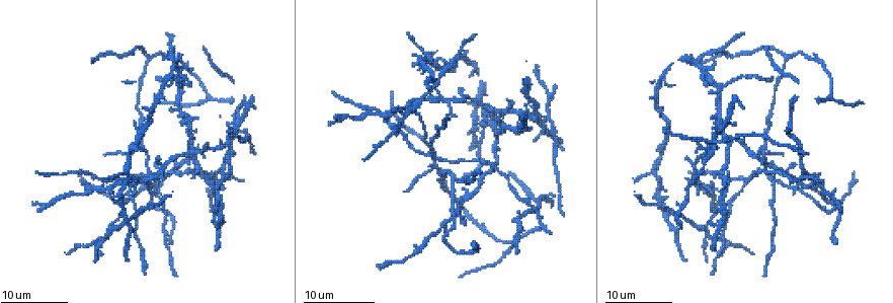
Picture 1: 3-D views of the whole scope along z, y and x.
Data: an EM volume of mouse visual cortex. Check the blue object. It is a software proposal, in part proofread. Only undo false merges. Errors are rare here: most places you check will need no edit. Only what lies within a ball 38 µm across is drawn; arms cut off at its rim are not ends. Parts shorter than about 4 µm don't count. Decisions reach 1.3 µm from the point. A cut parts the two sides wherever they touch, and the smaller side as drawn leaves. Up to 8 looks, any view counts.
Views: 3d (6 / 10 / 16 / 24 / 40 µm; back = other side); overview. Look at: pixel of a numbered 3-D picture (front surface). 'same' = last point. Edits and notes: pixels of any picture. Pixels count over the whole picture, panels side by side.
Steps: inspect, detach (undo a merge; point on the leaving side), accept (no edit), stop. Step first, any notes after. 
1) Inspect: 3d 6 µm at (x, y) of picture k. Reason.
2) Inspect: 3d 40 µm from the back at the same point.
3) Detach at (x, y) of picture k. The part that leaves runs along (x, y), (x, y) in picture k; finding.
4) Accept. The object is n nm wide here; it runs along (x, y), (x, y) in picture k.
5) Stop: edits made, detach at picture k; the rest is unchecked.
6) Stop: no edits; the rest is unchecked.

Inspect: 3d 16 µm at (715, 144) of picture 1.

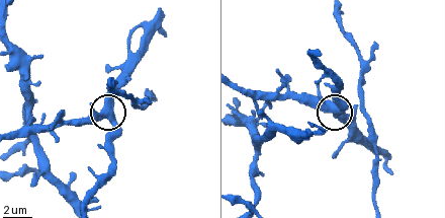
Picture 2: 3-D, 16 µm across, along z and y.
Inspect: 3d 6 µm at (112, 112) of picture 2. Zoom in.

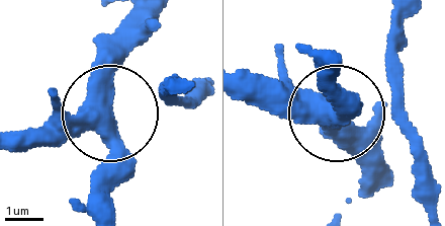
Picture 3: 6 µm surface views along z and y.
Accept. It runs along (13, 144), (52, 144), (106, 115), (116, 30) in picture 3; all the same neuron.

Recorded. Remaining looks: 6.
Inspect: 3d 16 µm at (532, 206) of picture 1. Three arms meet.

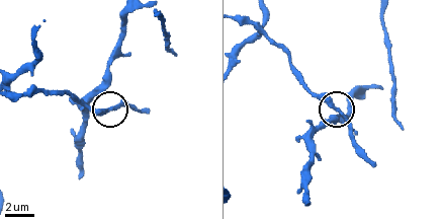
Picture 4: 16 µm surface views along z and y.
Inspect: 3d 10 µm at (109, 109) of picture 4. Closer look.

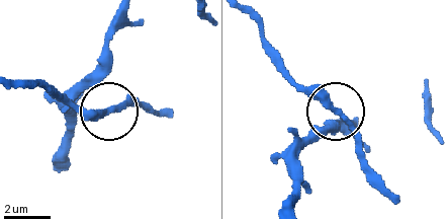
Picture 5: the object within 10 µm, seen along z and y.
Accept. 3 arms meet here; it runs along (16, 81), (46, 83), (81, 111), (148, 104) in picture 5; one neuron here.

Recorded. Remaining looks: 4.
Inspect: 3d 24 µm at (439, 169) of picture 1. Arms part here.

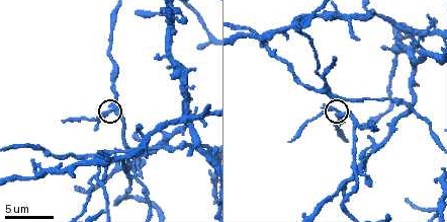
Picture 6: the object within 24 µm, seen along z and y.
Inspect: 3d 6 µm at (111, 110) of picture 6.

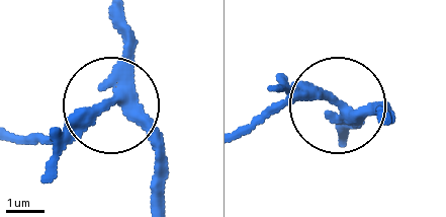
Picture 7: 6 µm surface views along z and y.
Accept. The side arm is 7 µm long; it runs along (386, 115), (273, 85) in picture 7; continuous, no second neuron.

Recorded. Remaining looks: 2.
Inspect: 3d 16 µm at (97, 179) of picture 6. A fork.

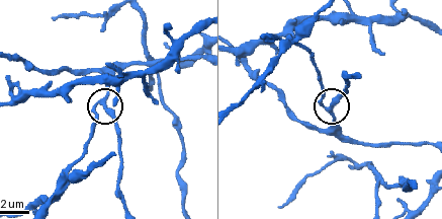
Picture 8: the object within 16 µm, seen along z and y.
Accept. 3 arms meet here; it runs along (425, 144), (353, 143), (339, 131), (331, 105), (344, 91) in picture 8; continuous, no second neuron.

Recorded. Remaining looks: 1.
Stop: no edits; the rest is unchecked.

